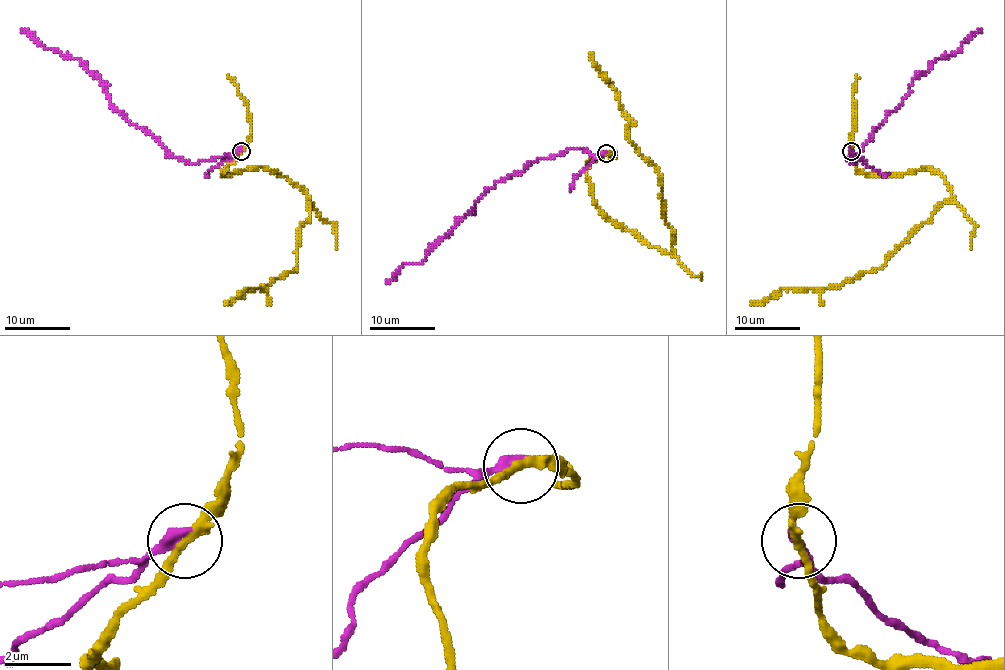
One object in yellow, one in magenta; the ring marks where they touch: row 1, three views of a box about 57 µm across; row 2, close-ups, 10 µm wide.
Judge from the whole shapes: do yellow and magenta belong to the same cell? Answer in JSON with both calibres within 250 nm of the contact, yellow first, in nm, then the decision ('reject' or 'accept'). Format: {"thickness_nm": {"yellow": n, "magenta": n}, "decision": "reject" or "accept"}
{"thickness_nm": {"yellow": 240, "magenta": 320}, "decision": "reject"}

